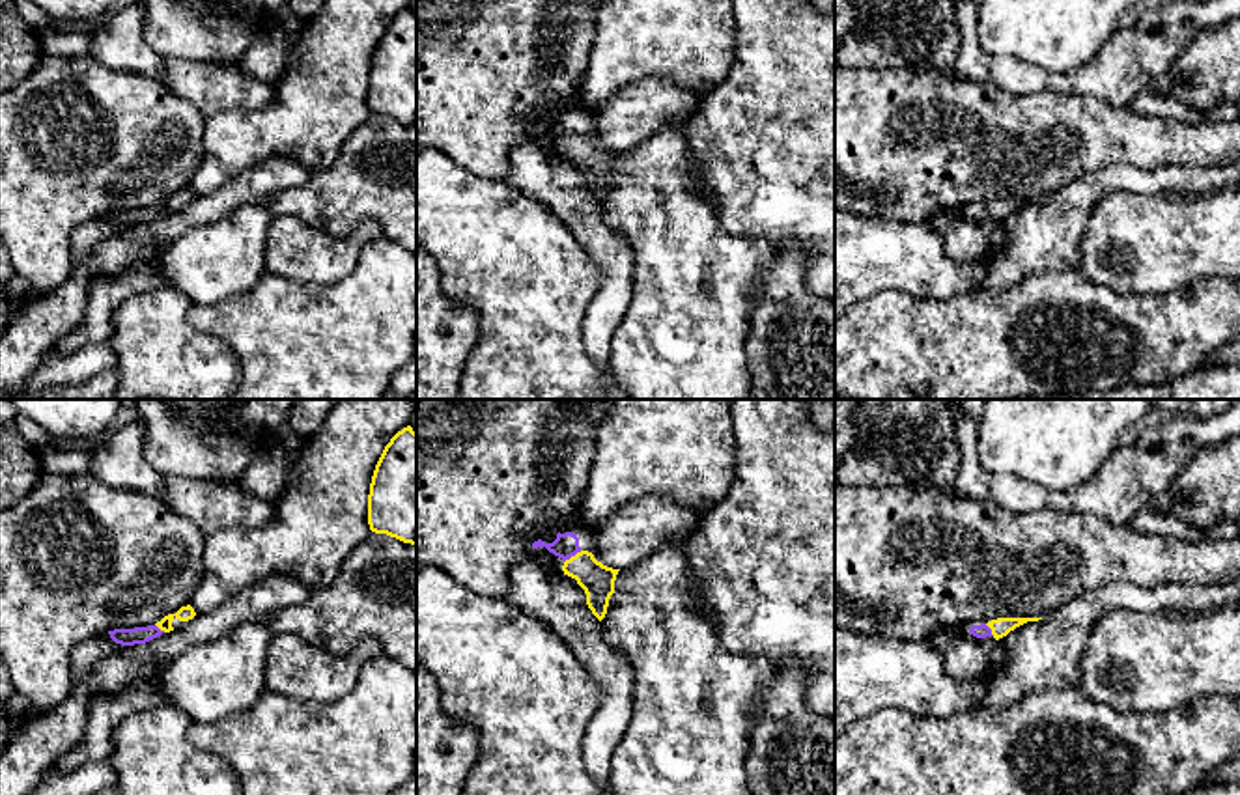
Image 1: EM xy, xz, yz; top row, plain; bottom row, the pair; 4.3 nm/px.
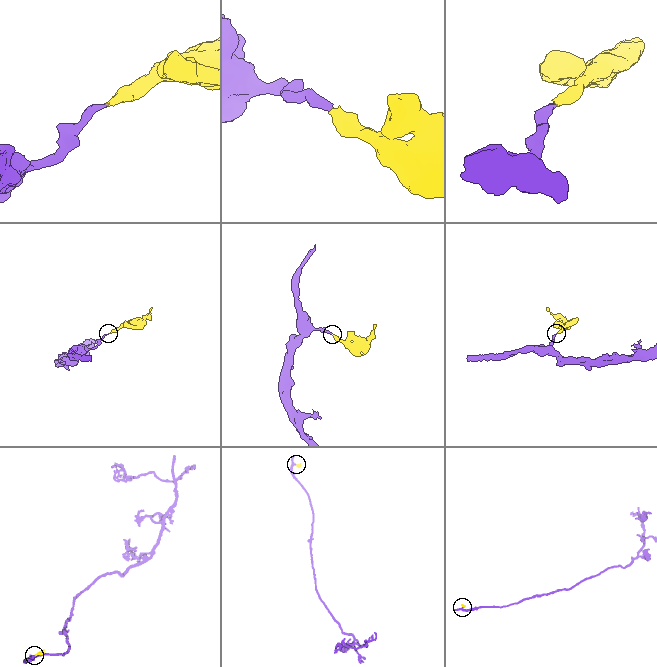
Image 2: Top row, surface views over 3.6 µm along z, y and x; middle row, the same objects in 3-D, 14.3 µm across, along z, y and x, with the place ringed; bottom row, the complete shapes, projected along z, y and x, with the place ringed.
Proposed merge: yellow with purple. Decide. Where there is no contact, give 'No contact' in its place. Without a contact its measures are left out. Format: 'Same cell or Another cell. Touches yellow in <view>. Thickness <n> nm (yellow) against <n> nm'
Same cell. Touches yellow in xz. Thickness 140 nm (yellow) against 110 nm

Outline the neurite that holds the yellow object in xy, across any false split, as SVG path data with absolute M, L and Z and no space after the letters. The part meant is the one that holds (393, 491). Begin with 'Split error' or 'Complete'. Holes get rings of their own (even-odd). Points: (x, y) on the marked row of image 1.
Complete. M411 425L390 439L375 465L368 524L375 534L416 545L416 433Z

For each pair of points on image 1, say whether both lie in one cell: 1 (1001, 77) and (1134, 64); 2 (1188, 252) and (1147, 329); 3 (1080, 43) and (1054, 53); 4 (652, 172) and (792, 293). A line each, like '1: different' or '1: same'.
1: same
2: different
3: same
4: different

